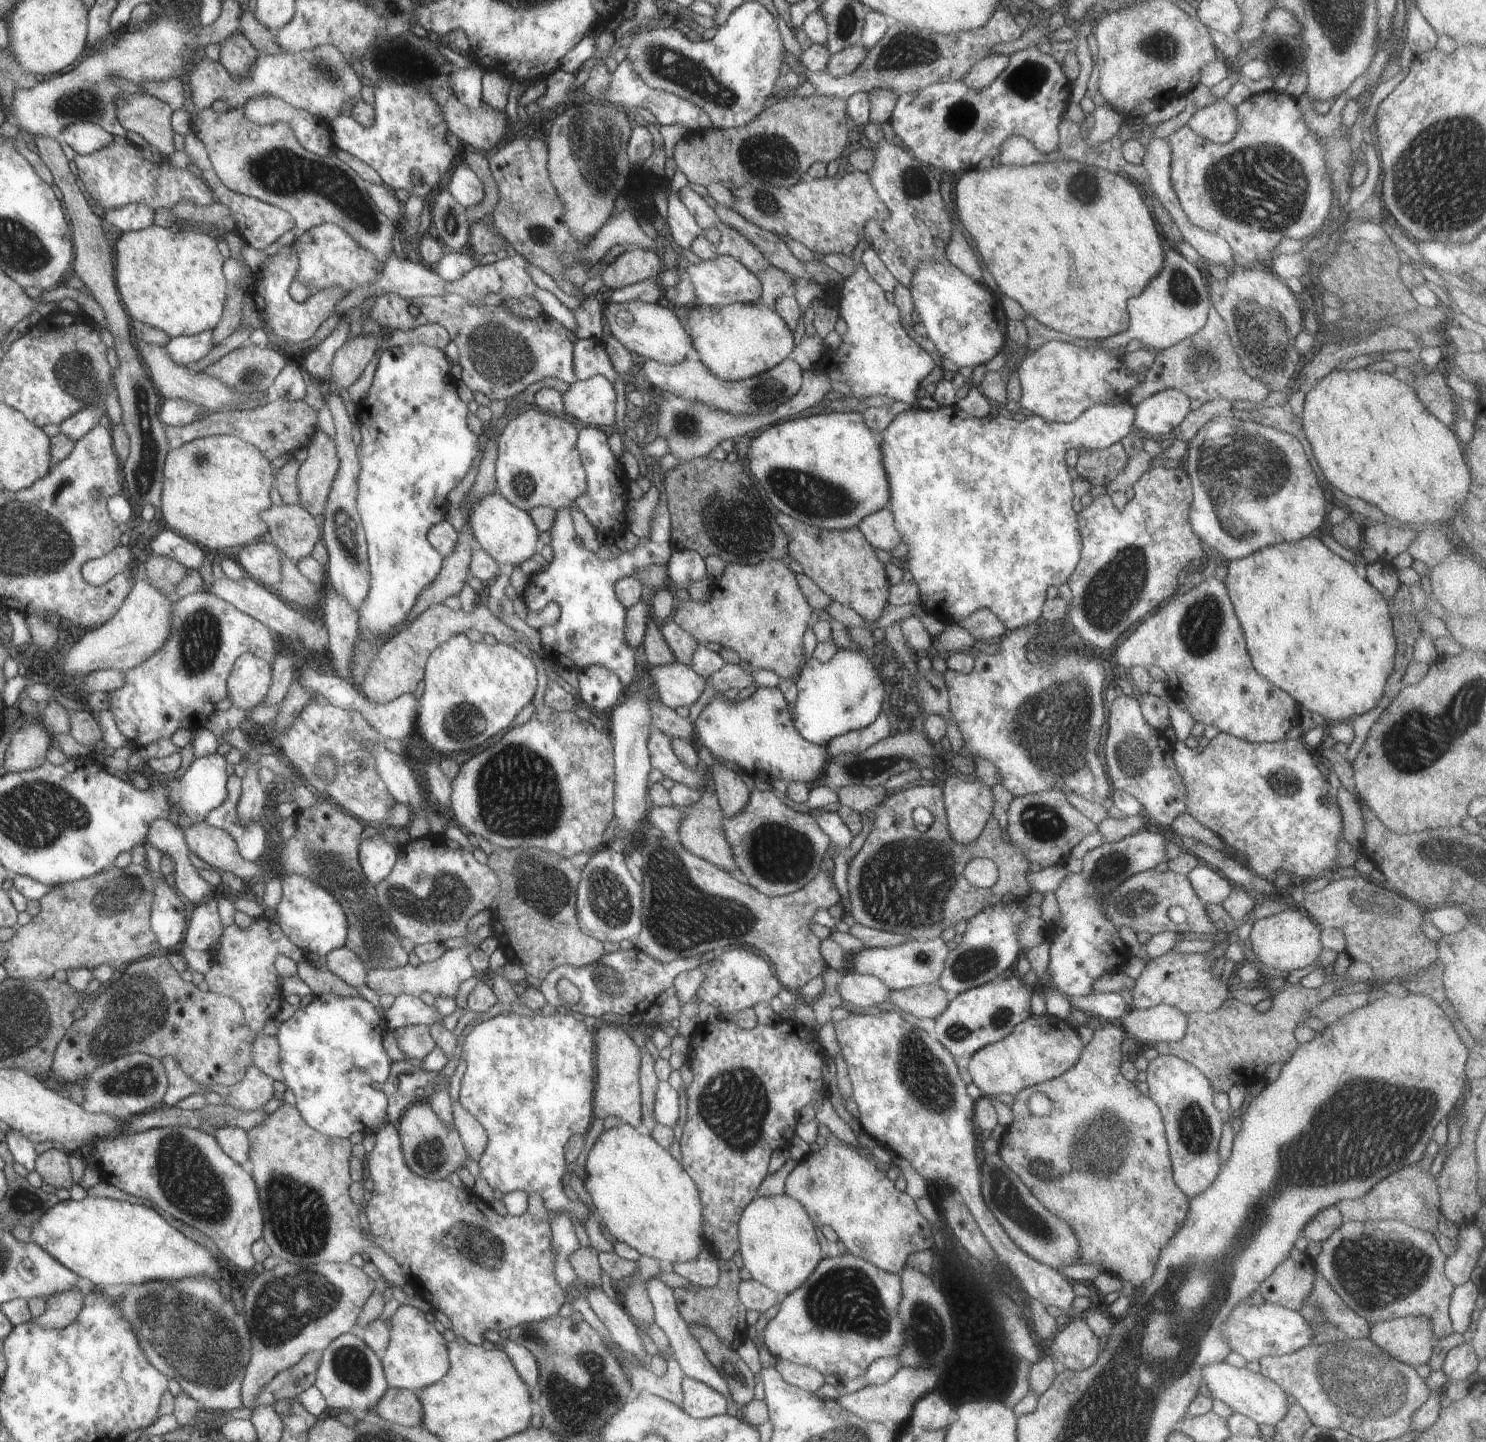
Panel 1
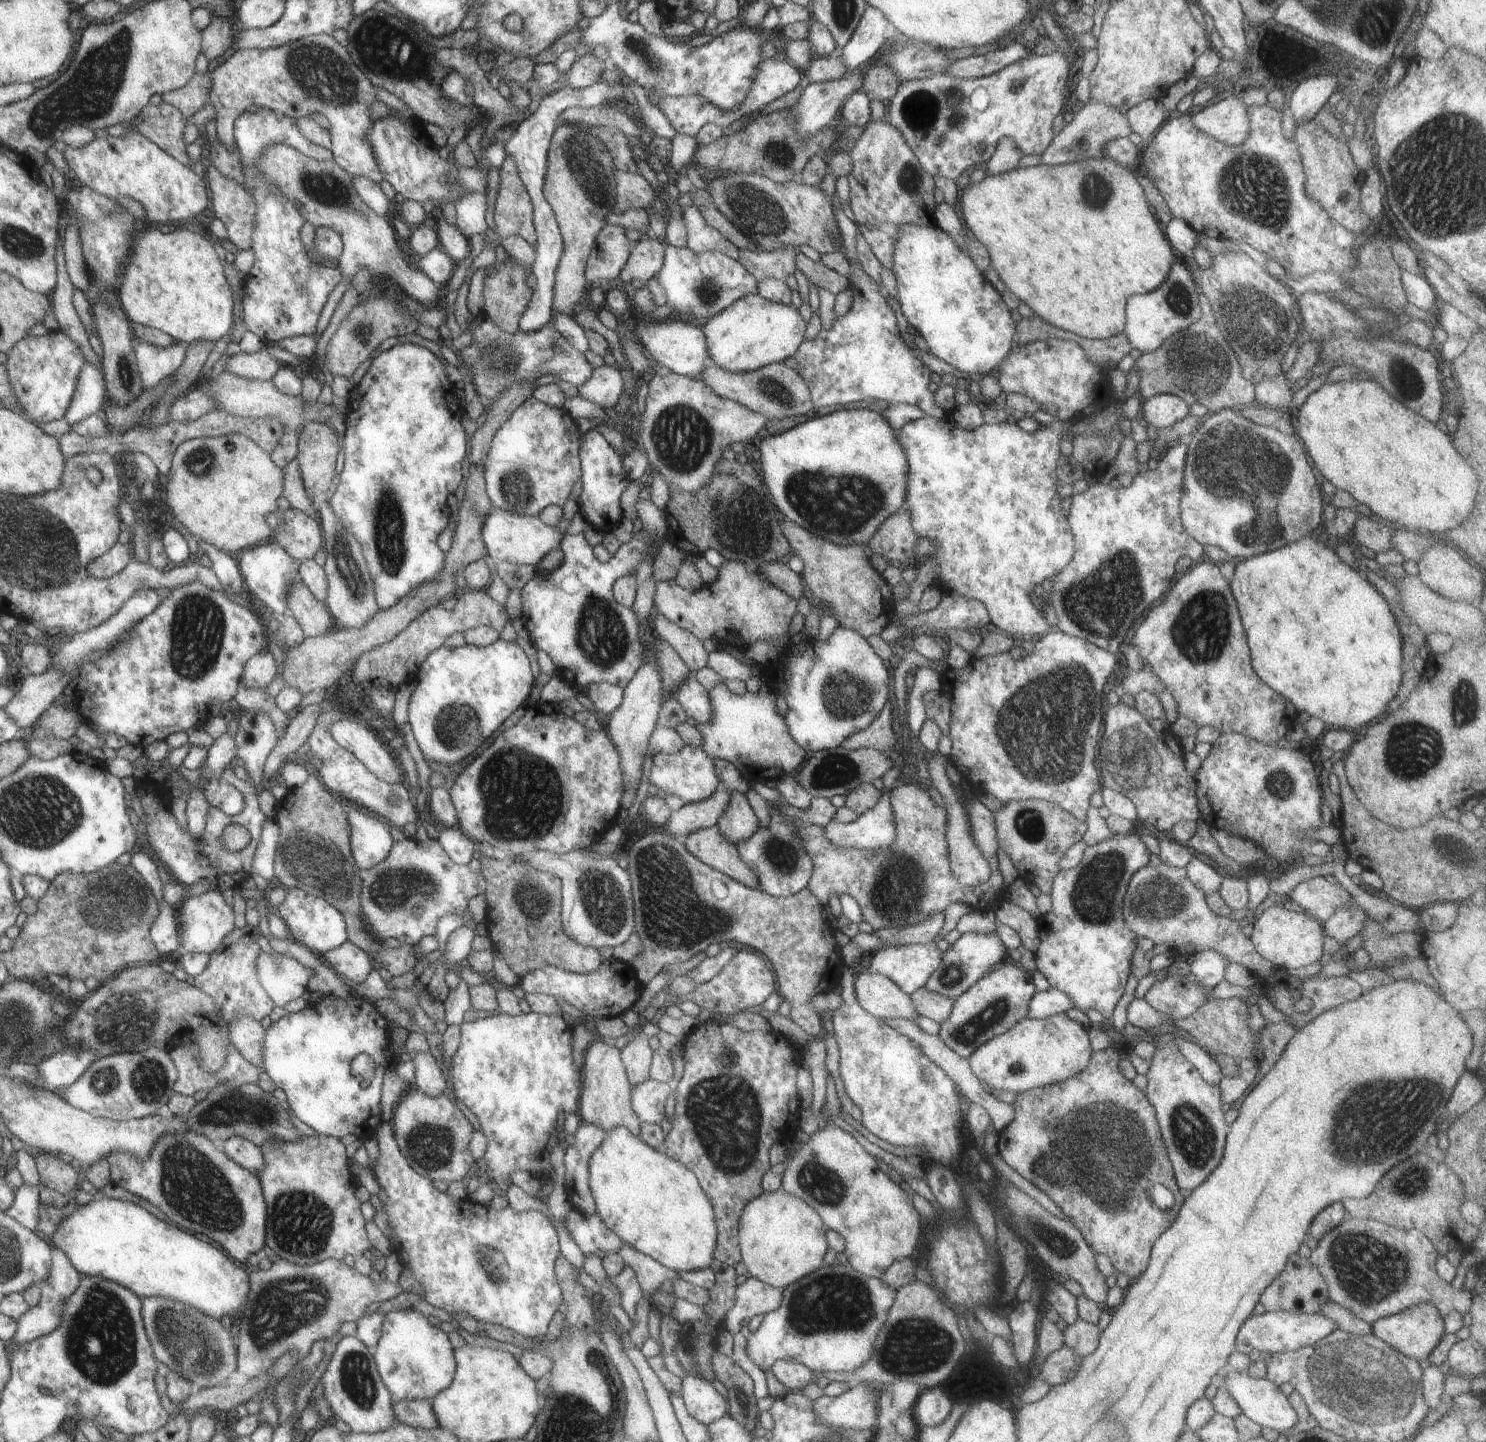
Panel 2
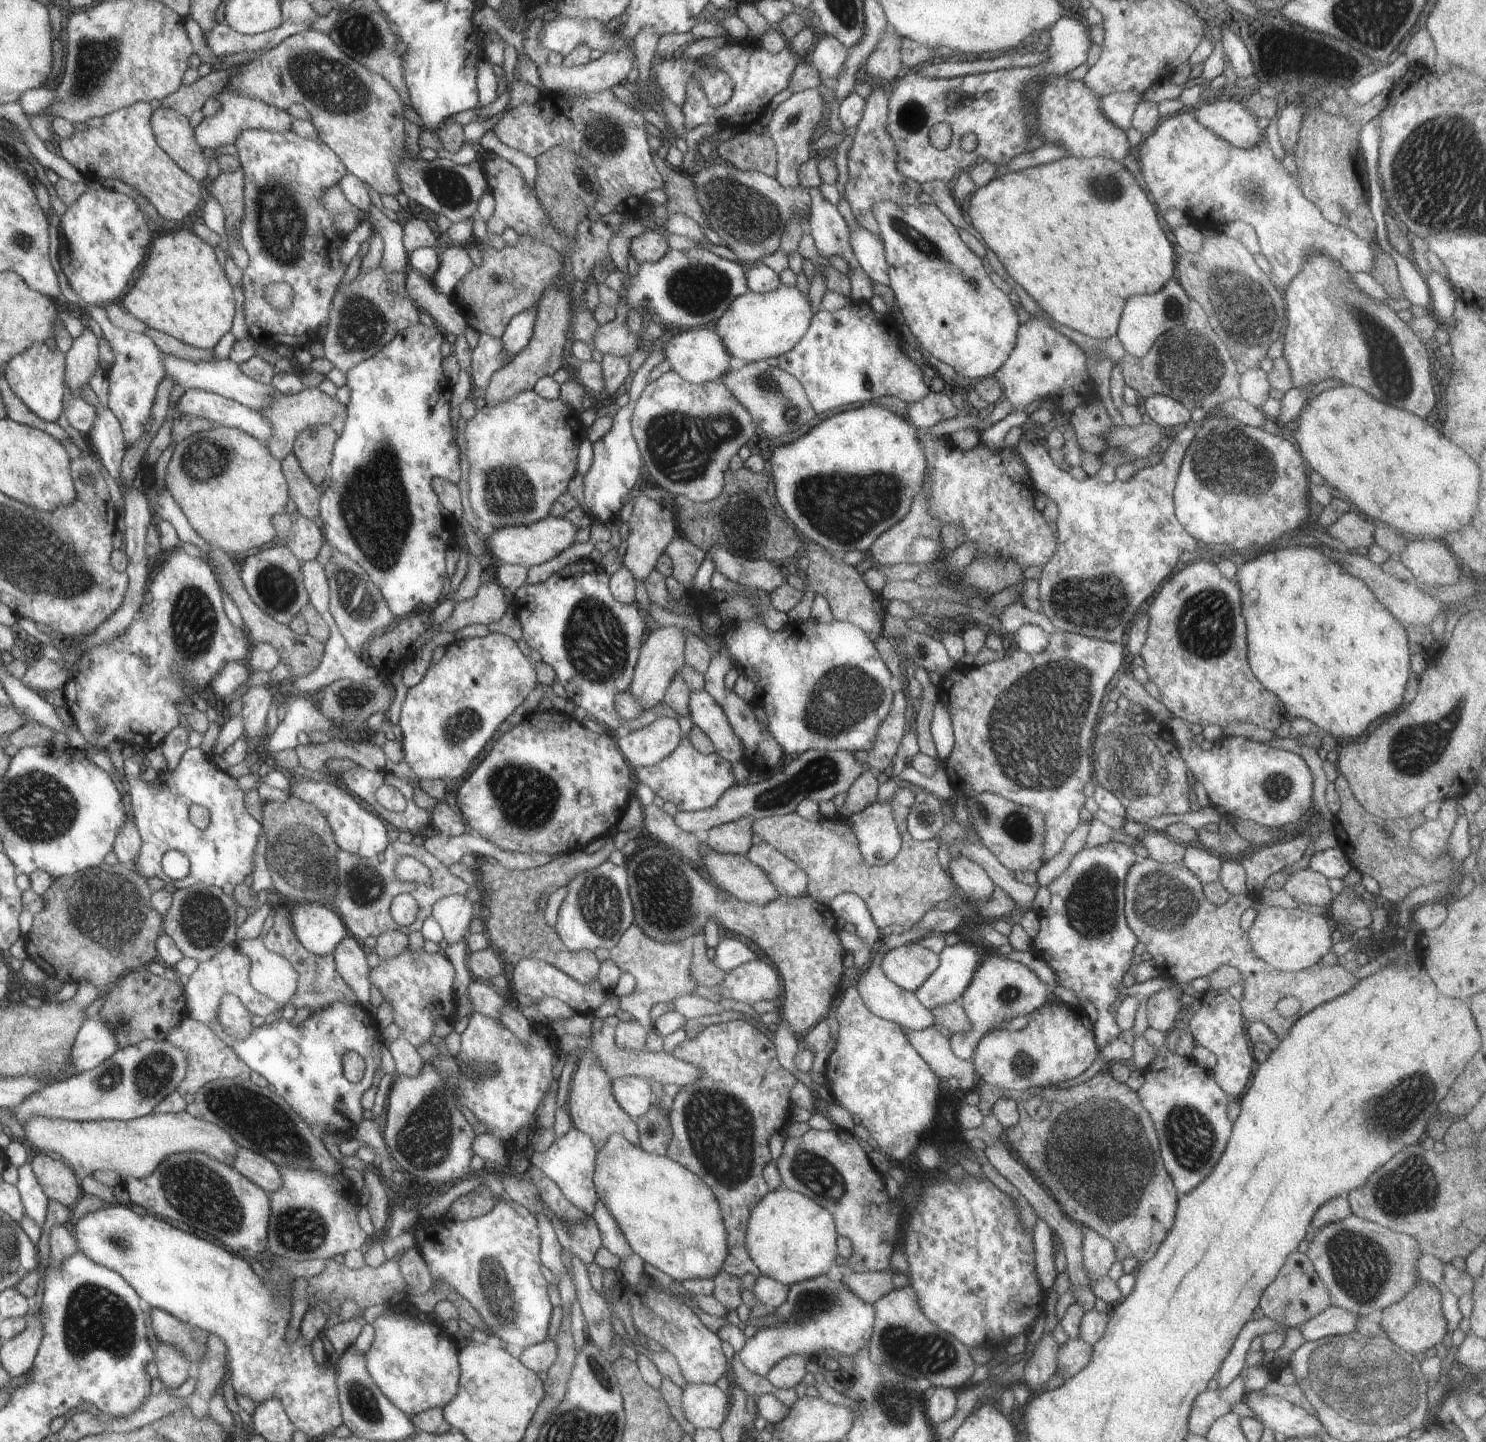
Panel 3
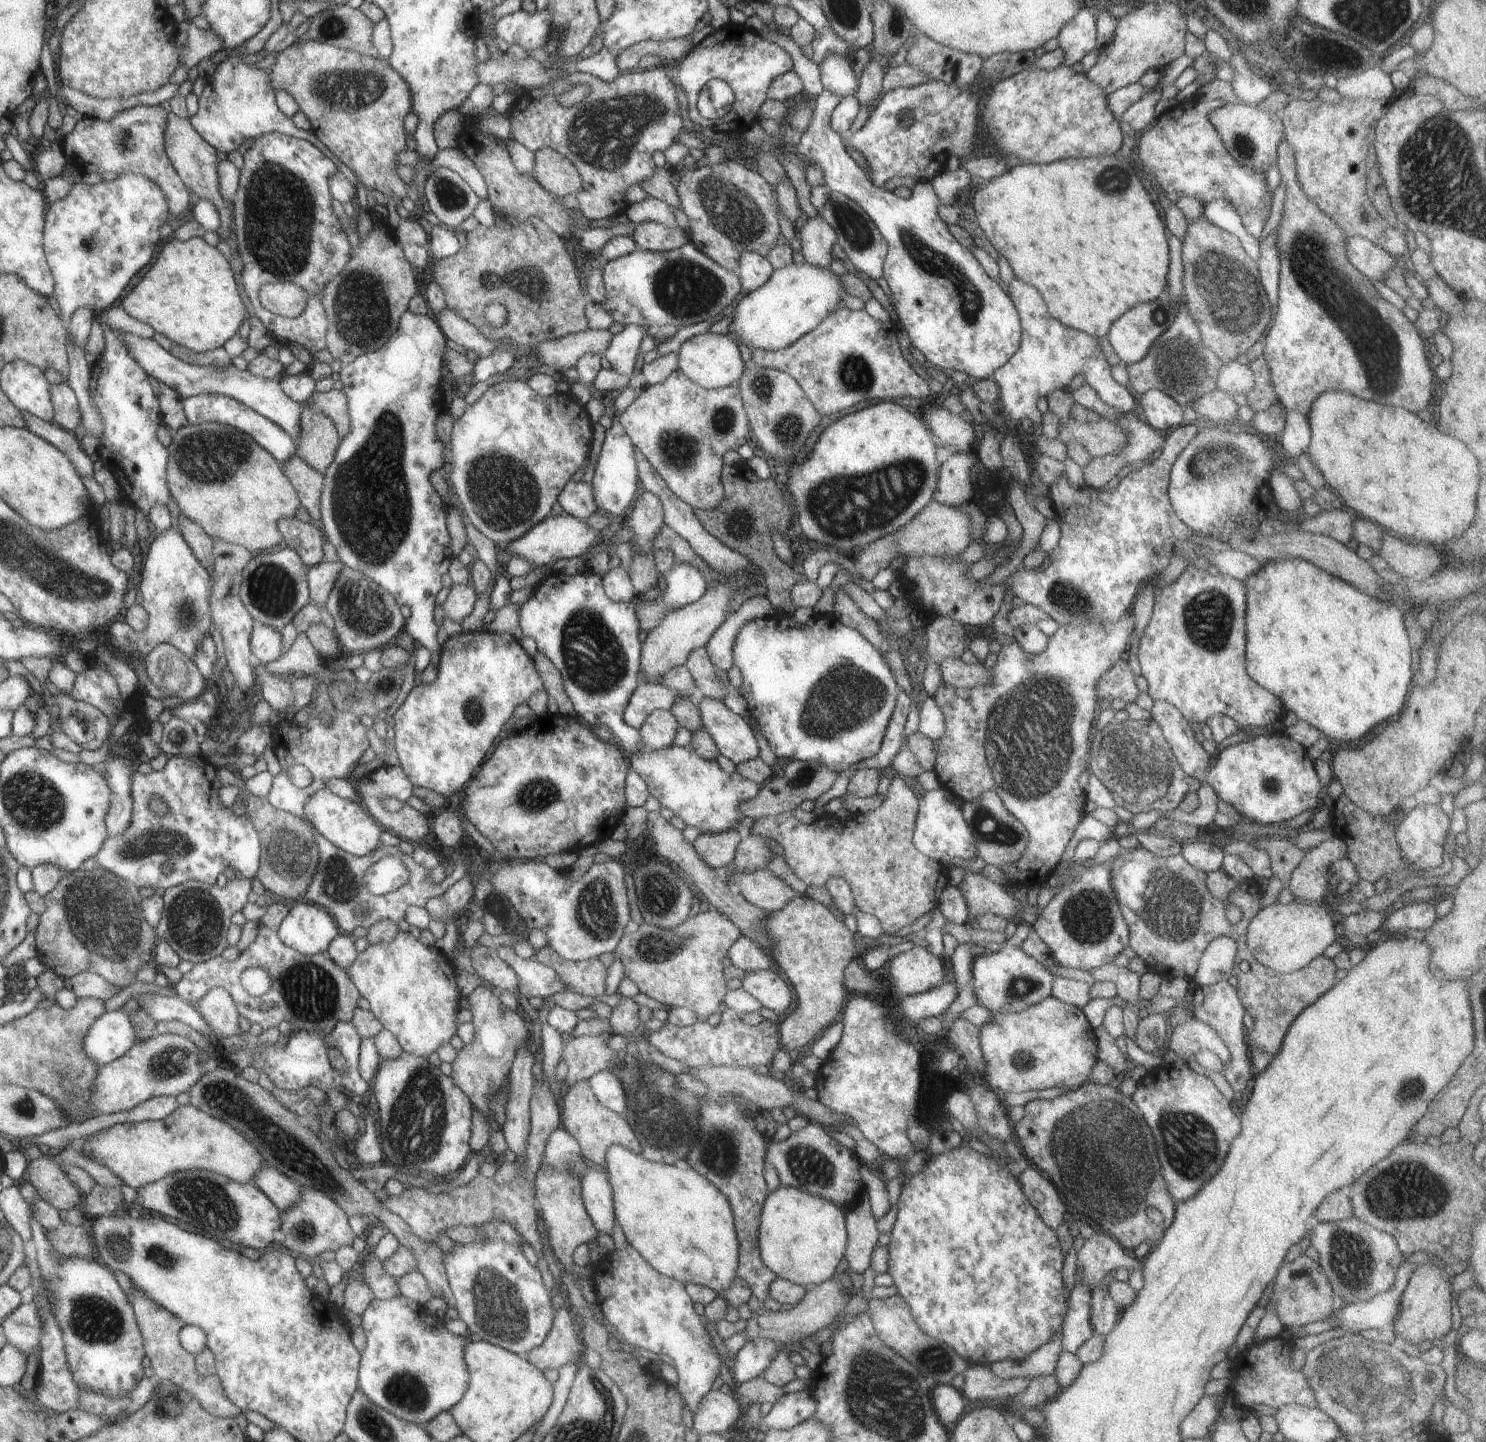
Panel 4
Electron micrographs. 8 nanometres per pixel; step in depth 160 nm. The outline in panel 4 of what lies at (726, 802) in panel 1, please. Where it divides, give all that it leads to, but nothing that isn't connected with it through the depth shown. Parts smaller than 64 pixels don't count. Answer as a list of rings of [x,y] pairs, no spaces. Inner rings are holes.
[[[737,829],[719,833],[702,833],[693,842],[698,854],[715,870],[730,866],[742,838]]]

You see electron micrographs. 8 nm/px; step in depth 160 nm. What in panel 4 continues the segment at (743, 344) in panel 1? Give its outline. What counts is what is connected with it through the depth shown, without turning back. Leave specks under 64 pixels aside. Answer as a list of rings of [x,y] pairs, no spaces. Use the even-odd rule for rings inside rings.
[[[805,264],[775,270],[767,283],[748,293],[731,308],[732,322],[726,326],[732,340],[750,349],[779,351],[814,330],[846,295],[838,276],[829,269]]]

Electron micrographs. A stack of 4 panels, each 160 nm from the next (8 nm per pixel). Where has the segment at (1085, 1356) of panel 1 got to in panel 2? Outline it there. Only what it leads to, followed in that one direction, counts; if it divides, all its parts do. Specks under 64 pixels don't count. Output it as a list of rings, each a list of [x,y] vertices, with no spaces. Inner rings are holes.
[[[1079,1318],[1063,1331],[1063,1344],[1084,1358],[1098,1348],[1100,1335],[1096,1325]]]

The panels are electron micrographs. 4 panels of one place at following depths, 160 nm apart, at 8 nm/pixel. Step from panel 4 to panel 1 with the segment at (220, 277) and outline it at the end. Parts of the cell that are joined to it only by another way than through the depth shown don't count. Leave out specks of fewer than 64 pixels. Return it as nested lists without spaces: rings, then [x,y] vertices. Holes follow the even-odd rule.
[[[152,225],[145,229],[122,233],[115,242],[115,285],[131,320],[137,320],[163,330],[170,338],[187,337],[214,330],[222,320],[225,306],[226,278],[222,274],[222,254],[218,244],[208,234],[198,233],[194,227],[187,231]]]

